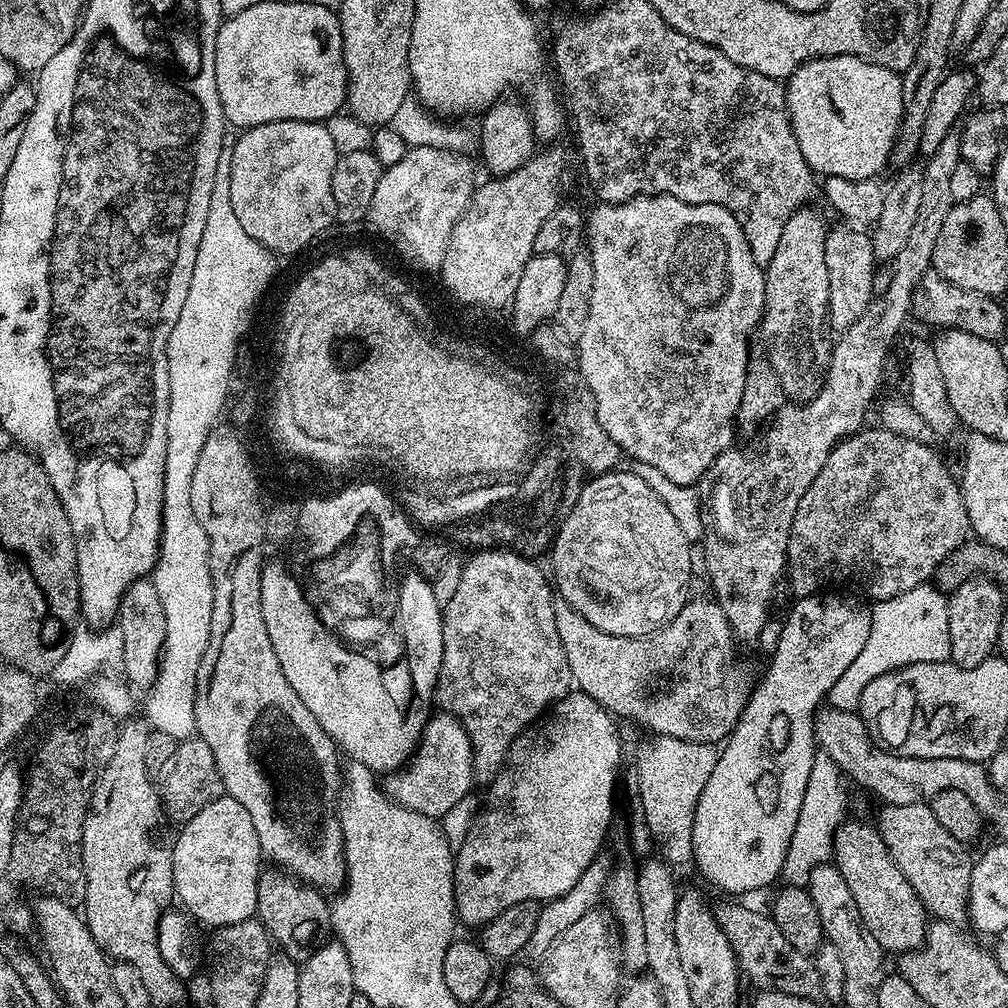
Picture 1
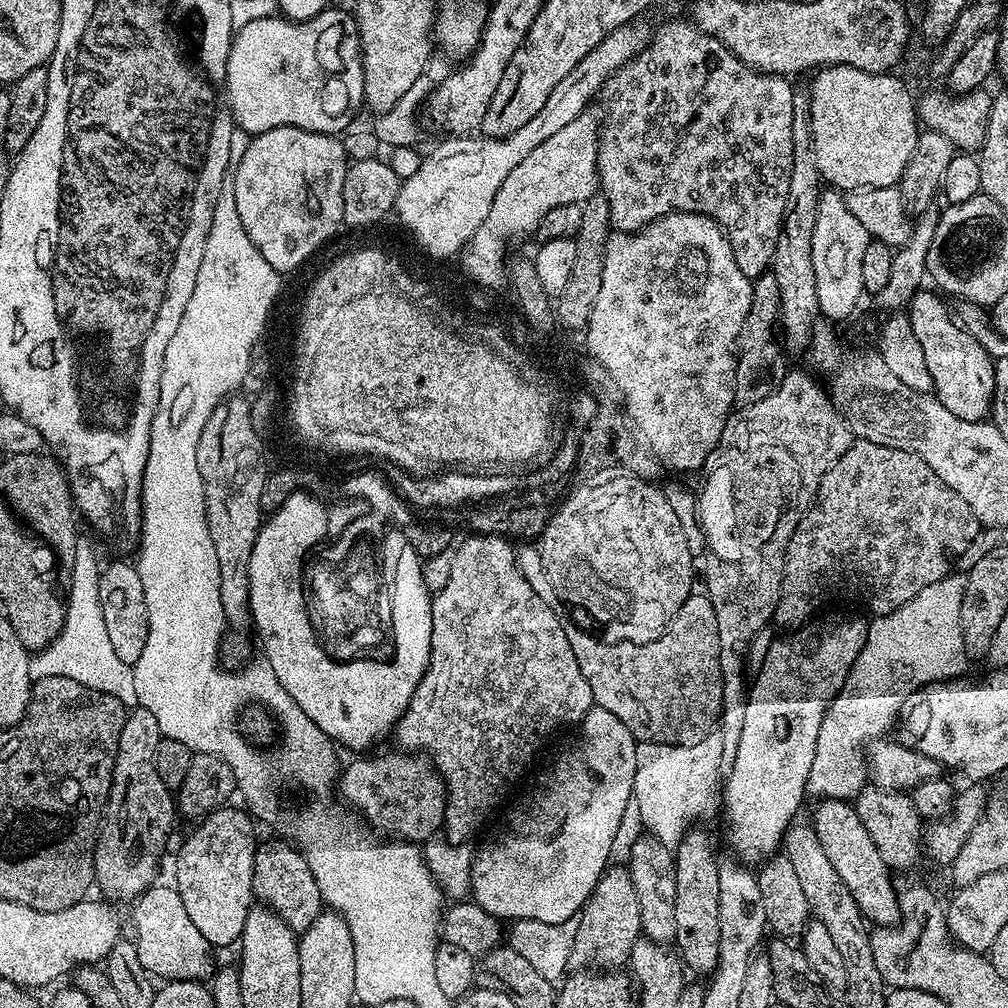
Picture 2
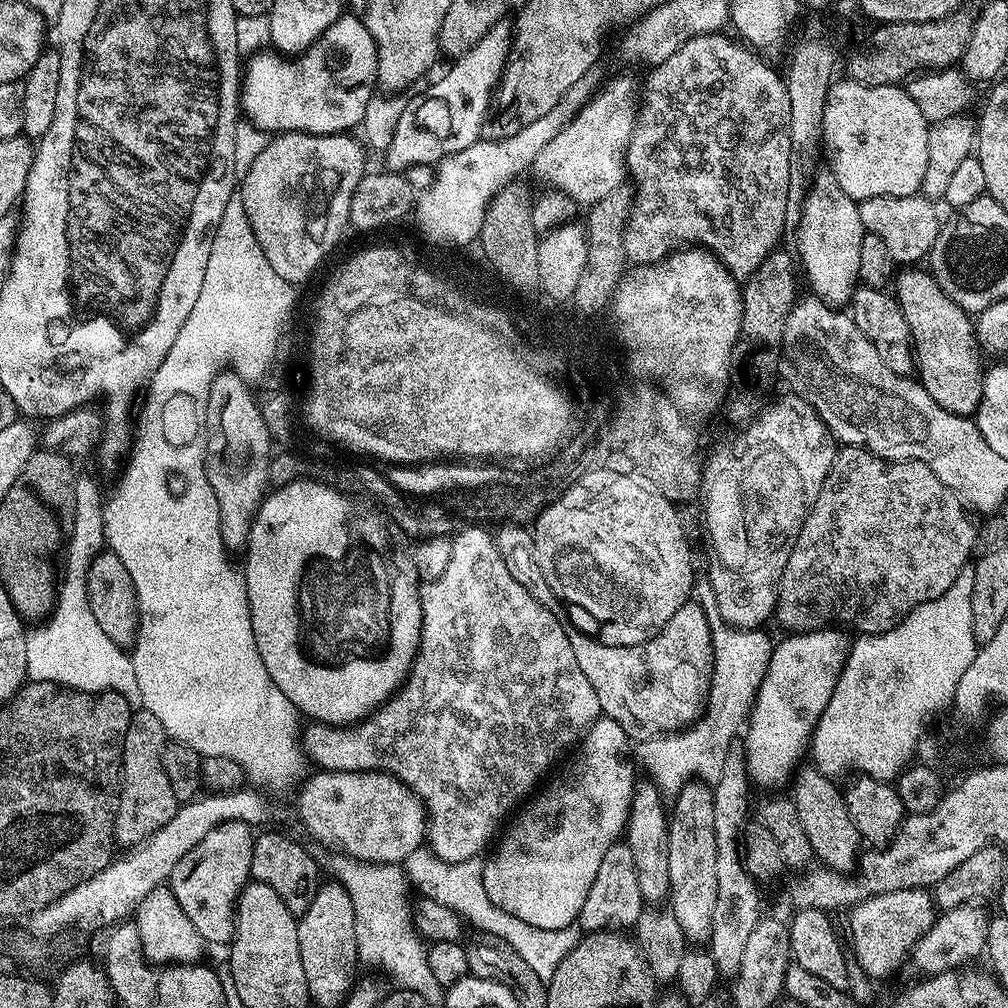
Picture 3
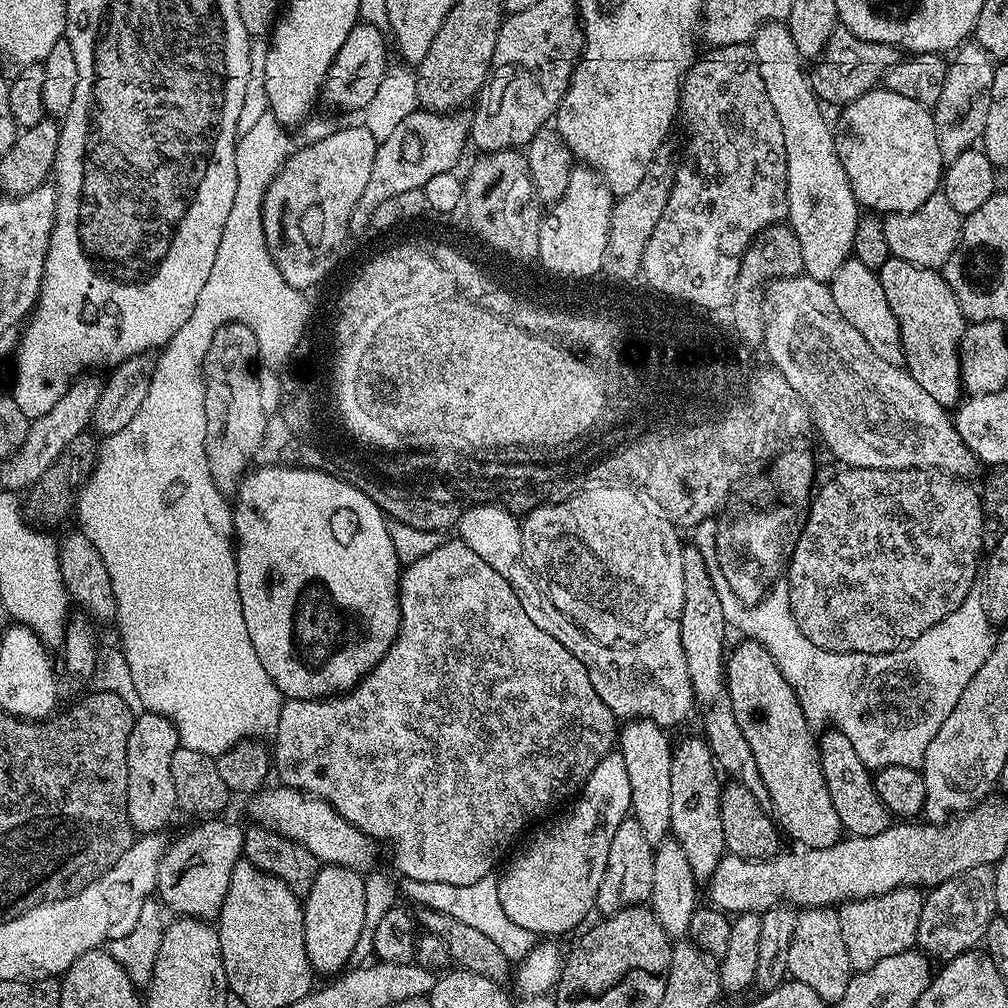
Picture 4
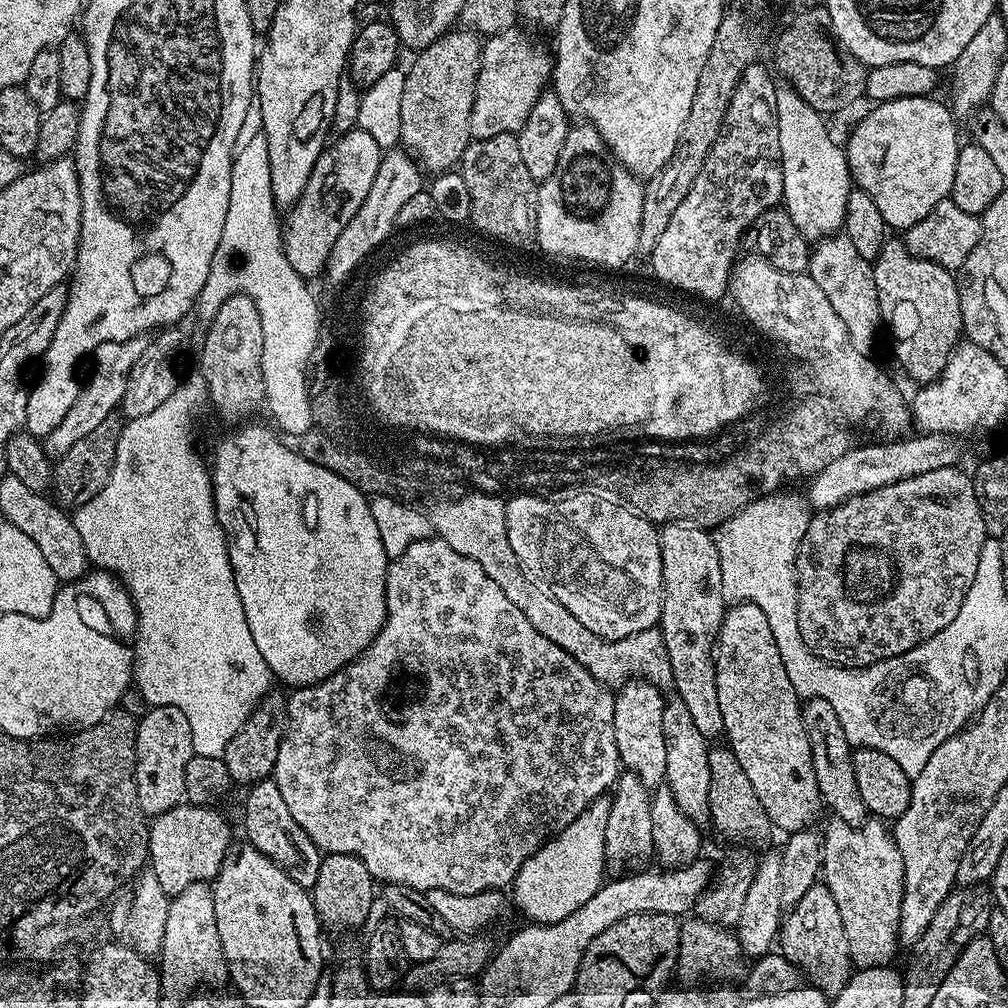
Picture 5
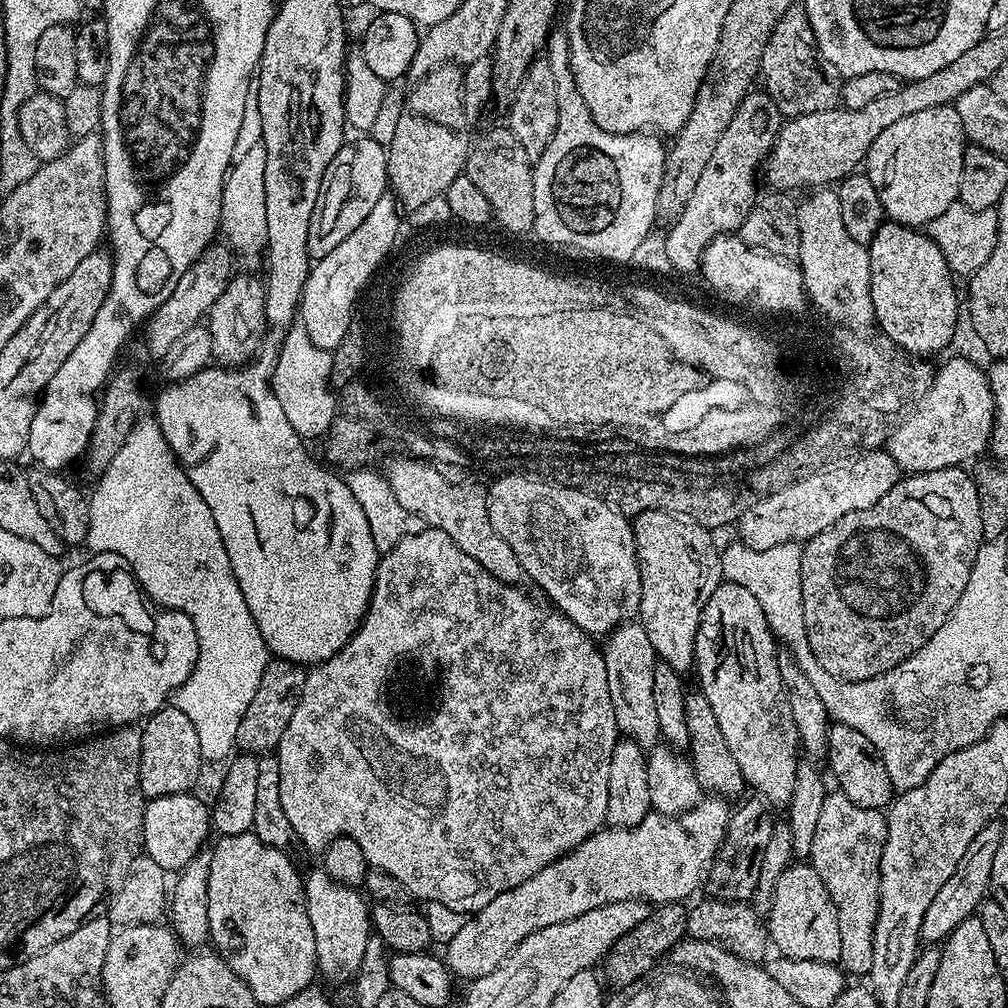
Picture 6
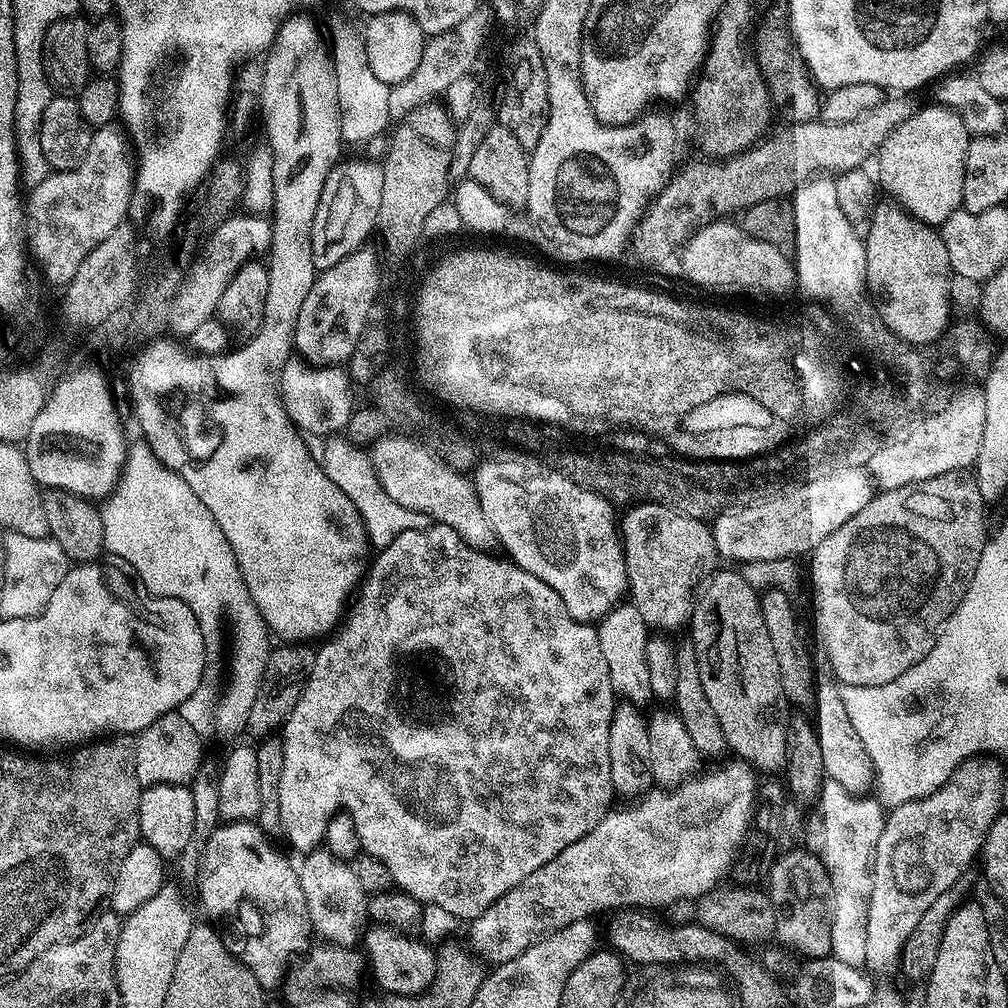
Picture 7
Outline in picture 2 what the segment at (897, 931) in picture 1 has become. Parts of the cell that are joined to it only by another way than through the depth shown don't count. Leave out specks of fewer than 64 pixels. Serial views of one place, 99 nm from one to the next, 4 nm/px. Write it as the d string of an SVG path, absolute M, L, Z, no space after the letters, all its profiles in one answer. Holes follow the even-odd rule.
M821 799L816 813L810 817L813 830L818 834L818 842L822 842L822 850L834 870L838 870L842 882L846 882L846 890L854 894L854 902L858 902L858 910L865 921L876 926L891 926L900 919L900 897L898 888L892 885L893 873L886 862L882 862L882 854L878 854L878 846L874 846L866 826L862 826L862 818L858 818L855 807L847 800Z

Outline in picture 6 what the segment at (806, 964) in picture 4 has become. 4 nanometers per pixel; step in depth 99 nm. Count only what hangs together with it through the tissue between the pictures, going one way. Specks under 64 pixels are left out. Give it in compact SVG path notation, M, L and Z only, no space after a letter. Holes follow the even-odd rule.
M793 862L778 878L772 903L766 912L766 927L771 947L776 947L779 955L836 964L842 954L838 910L830 890L826 890L826 882L822 882L818 870L814 870L811 863Z

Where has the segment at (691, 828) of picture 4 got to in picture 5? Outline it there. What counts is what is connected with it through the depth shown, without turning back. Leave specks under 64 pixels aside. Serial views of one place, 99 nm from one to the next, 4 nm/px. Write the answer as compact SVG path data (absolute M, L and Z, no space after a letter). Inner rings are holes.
M678 698L665 699L662 710L662 738L666 738L666 787L674 794L678 806L691 820L703 821L708 815L710 798L710 741L698 730L686 702Z

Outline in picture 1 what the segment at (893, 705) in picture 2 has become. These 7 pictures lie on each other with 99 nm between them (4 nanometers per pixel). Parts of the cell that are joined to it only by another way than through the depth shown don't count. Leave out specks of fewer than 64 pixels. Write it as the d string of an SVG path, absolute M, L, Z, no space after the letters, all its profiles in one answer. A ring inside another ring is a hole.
M929 582L914 586L914 590L906 590L906 594L898 594L889 600L878 600L871 605L872 621L870 622L870 638L866 638L866 646L862 646L862 654L854 658L854 663L846 669L846 674L834 682L828 691L826 700L833 708L855 709L860 702L860 695L865 686L884 672L892 672L896 668L904 668L907 664L918 662L942 662L950 657L950 614L948 613L948 596ZM817 751L810 766L810 778L806 782L806 794L802 798L802 810L798 810L798 826L794 826L794 838L784 859L783 879L792 886L807 885L810 874L820 864L833 859L832 839L846 819L848 792L844 789L842 773L825 752Z

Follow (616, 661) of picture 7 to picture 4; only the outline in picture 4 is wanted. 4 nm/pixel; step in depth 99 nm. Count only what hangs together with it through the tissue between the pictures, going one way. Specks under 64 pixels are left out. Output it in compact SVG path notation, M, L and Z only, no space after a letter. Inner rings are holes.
M629 720L619 729L618 751L622 762L626 762L626 774L630 777L631 819L642 826L642 834L653 846L660 843L671 833L670 826L670 762L672 761L673 741L668 741L669 733L659 728L653 720Z

